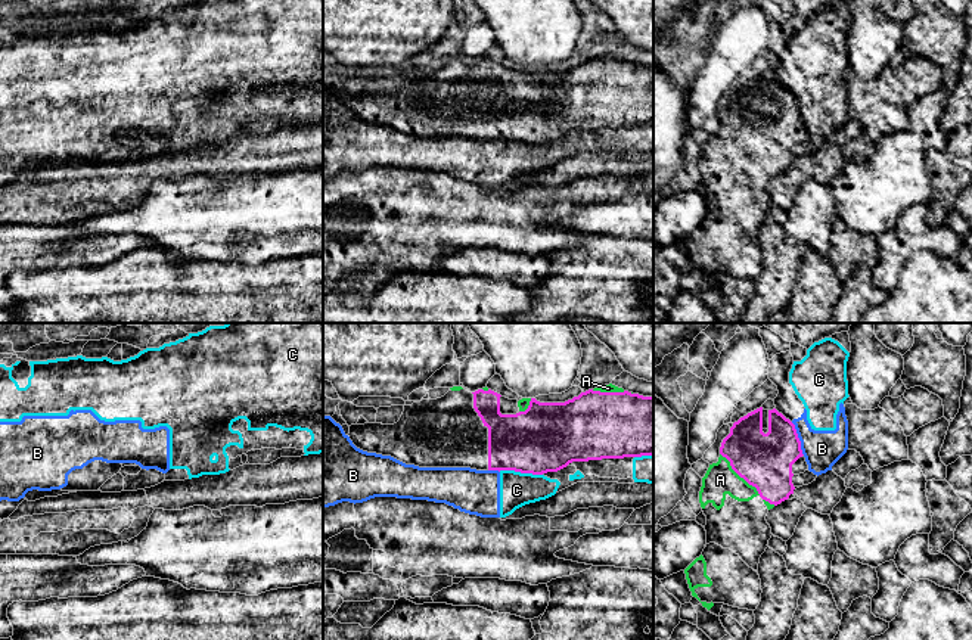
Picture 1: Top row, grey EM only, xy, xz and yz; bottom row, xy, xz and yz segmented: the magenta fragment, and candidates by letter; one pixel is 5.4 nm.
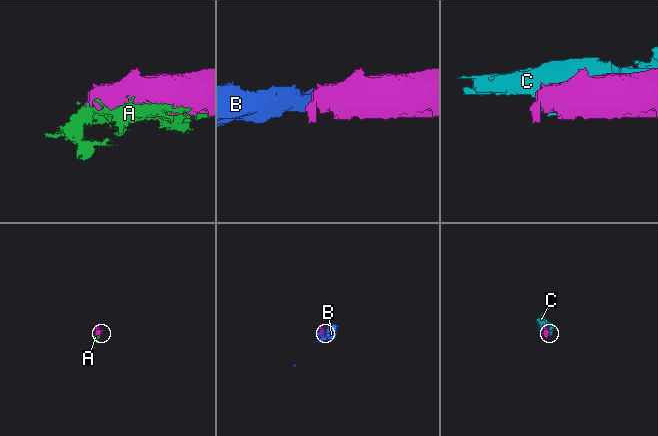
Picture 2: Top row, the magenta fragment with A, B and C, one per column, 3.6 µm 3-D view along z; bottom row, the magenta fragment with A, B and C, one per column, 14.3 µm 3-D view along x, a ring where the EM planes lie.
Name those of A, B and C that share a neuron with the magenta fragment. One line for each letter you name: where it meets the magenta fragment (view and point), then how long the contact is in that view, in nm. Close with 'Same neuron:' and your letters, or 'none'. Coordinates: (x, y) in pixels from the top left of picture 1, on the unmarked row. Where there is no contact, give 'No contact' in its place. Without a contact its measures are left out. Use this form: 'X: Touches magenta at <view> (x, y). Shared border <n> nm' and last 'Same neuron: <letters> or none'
A: Touches magenta at yz (739, 145). Shared border 320 nm
Same neuron: A

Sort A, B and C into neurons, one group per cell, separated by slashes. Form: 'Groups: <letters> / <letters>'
Groups: A / B C

